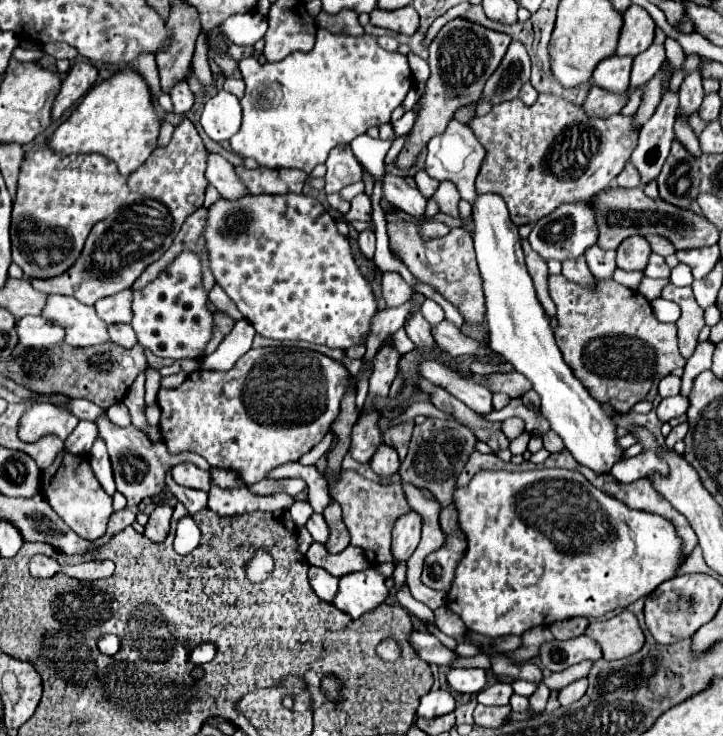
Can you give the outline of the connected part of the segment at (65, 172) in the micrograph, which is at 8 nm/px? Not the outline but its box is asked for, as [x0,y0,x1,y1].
[12,149,128,279]

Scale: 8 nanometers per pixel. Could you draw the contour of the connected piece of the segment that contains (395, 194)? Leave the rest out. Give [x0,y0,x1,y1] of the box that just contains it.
[382,173,428,219]

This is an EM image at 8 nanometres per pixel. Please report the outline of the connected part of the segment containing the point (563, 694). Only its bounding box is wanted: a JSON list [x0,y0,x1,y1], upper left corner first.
[558,677,588,707]

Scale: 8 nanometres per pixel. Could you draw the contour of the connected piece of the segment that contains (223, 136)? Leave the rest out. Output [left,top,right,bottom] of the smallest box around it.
[200,91,242,143]

